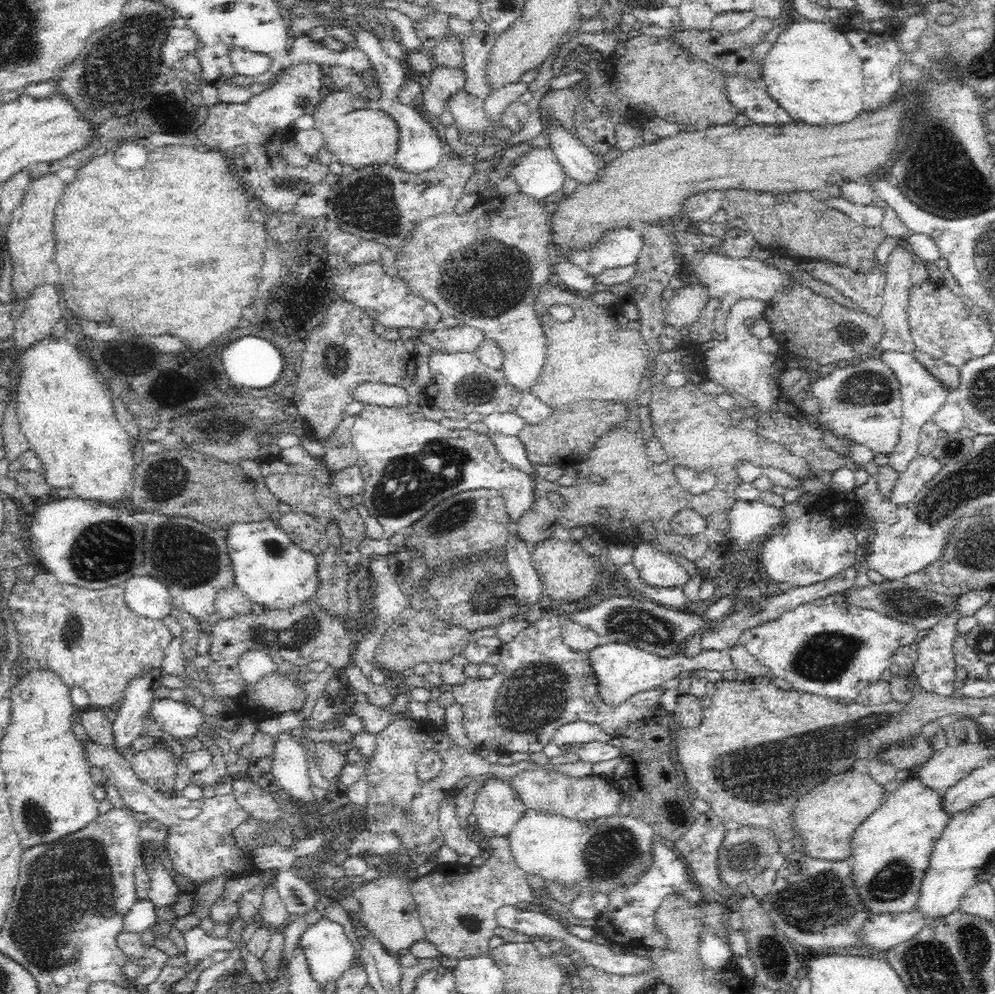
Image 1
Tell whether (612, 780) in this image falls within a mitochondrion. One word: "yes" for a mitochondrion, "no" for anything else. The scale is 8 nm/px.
no

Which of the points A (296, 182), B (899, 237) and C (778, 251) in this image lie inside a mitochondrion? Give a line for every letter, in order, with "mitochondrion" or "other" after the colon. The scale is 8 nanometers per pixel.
A: mitochondrion
B: other
C: other

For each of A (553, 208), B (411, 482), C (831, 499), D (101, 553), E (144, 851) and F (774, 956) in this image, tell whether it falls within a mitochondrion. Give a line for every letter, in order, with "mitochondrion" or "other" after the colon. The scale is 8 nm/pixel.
A: other
B: mitochondrion
C: other
D: mitochondrion
E: other
F: mitochondrion

